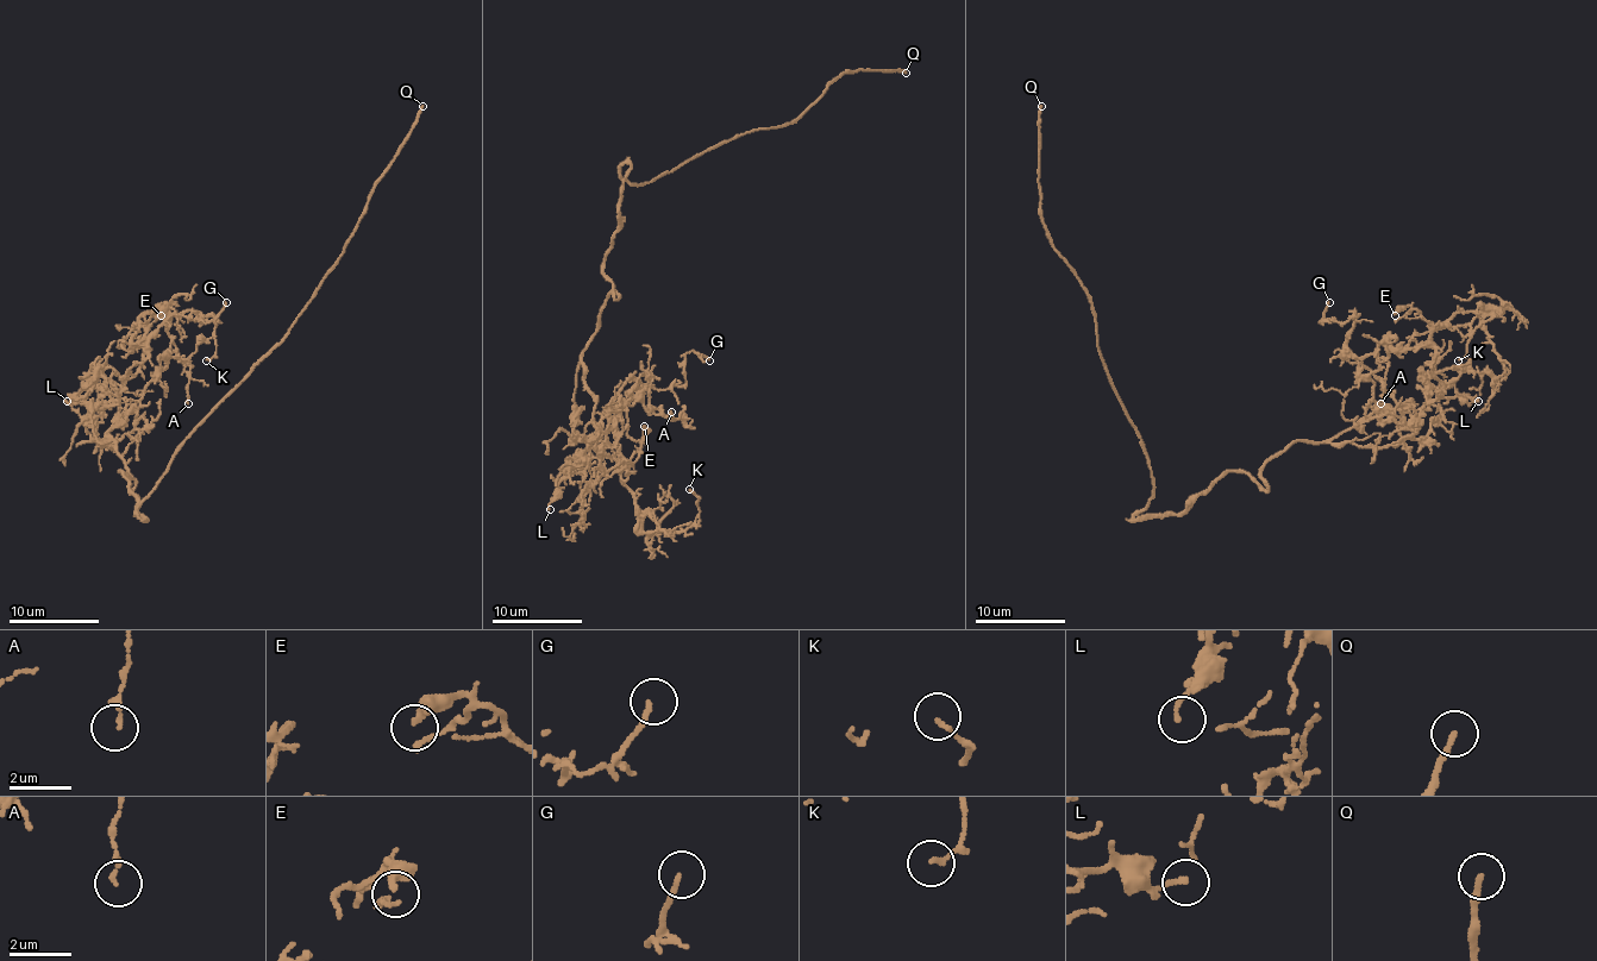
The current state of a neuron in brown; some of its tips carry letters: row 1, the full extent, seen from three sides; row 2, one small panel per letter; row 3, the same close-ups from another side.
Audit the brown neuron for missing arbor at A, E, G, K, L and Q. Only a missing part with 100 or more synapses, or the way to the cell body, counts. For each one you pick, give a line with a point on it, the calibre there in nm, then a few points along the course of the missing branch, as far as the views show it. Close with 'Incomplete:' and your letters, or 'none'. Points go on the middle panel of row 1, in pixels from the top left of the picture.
Q: place (906, 73); calibre 220 nm; course (906, 73), (921, 81), (944, 86), (962, 68), (959, 63)
Incomplete: Q

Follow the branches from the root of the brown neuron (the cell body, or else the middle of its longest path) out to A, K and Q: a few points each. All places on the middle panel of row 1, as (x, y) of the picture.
A: (620, 217), (603, 259), (613, 290), (581, 358), (595, 403), (590, 444), (615, 408), (640, 401), (671, 412)
K: (620, 217), (581, 358), (590, 444), (603, 472), (626, 464), (644, 532), (682, 532), (689, 489)
Q: (620, 217), (631, 167), (621, 164), (628, 182), (642, 184), (739, 136), (790, 124), (843, 73), (906, 73)

